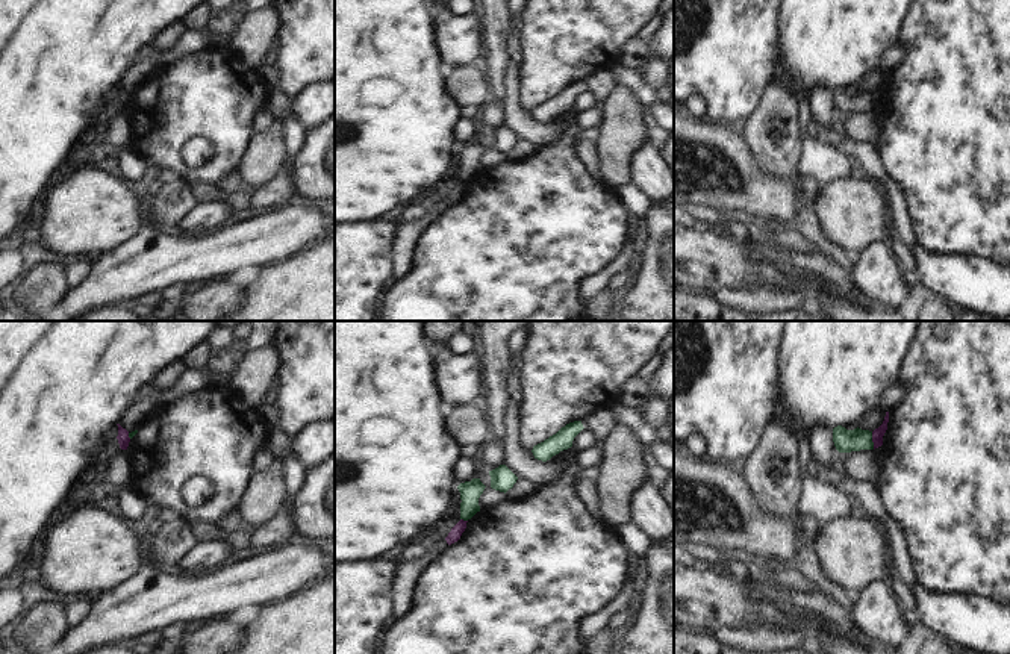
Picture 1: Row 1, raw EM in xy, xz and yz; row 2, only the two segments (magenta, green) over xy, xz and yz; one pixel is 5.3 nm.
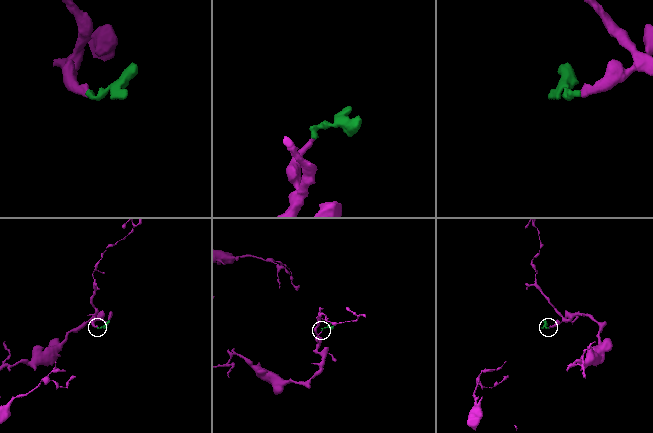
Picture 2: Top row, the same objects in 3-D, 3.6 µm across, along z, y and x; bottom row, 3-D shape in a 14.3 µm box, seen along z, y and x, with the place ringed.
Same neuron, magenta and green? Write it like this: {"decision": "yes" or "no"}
{"decision": "no"}

